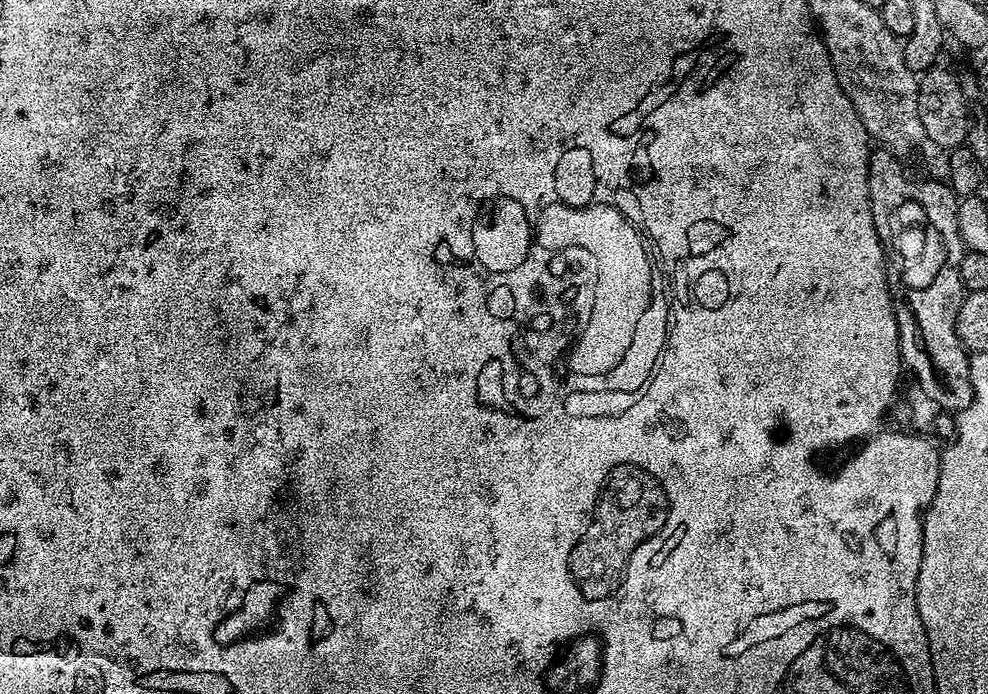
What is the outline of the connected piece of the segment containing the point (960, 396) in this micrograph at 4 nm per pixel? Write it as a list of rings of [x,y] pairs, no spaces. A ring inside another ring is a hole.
[[[896,288],[892,295],[892,310],[896,315],[900,358],[905,369],[912,371],[919,391],[936,403],[937,409],[959,414],[972,401],[972,383],[968,369],[969,353],[956,334],[956,319],[952,310],[922,312],[920,306],[910,308],[910,290]]]

